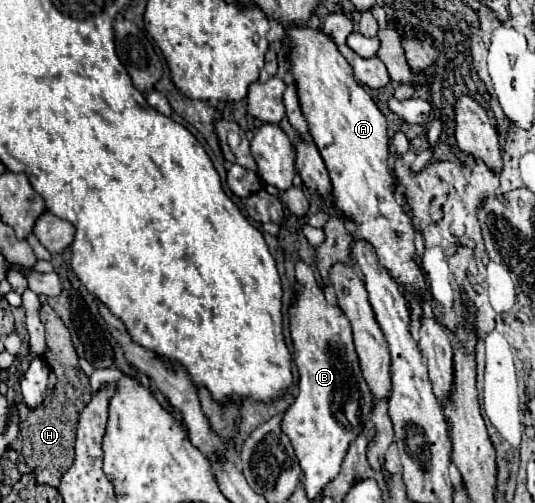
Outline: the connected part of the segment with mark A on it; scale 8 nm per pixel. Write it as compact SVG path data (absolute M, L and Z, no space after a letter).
M293 23L283 25L283 29L283 41L289 51L289 73L297 87L299 105L333 183L331 199L345 217L355 221L355 239L369 241L391 277L403 283L411 297L417 297L425 289L425 277L421 263L415 259L411 217L405 213L405 205L395 199L395 177L387 171L389 137L385 117L367 91L353 79L351 65L339 53L329 33Z

